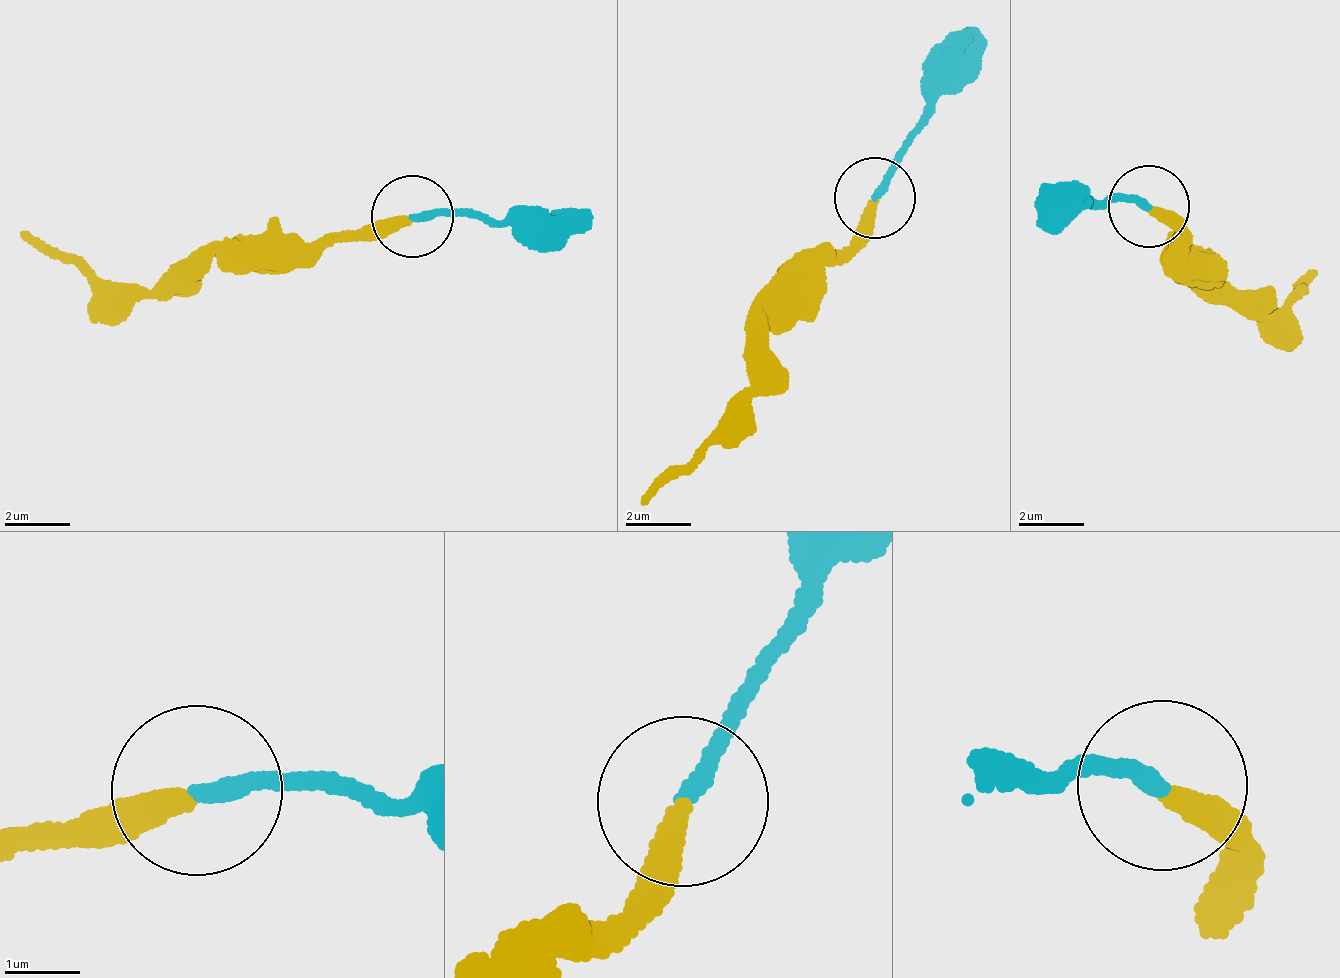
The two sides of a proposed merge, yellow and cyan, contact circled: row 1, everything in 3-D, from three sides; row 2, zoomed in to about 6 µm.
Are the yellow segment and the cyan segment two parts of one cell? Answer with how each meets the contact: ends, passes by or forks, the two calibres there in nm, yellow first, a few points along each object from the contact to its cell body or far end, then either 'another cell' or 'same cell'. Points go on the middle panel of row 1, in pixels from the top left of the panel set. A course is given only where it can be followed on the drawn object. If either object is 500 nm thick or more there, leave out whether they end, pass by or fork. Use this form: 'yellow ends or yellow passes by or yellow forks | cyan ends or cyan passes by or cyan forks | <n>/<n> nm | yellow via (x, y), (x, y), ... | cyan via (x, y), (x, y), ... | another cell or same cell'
yellow ends | cyan ends | 280/240 nm | yellow via (877, 195), (849, 240), (759, 324), (759, 387), (739, 428), (639, 506) | cyan via (877, 195), (928, 78), (982, 27) | same cell

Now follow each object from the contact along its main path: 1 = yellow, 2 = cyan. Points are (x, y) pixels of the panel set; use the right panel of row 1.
1: (1148, 207), (1174, 219), (1205, 285), (1262, 292), (1288, 320), (1315, 270)
2: (1148, 207), (1066, 201), (1045, 191)

